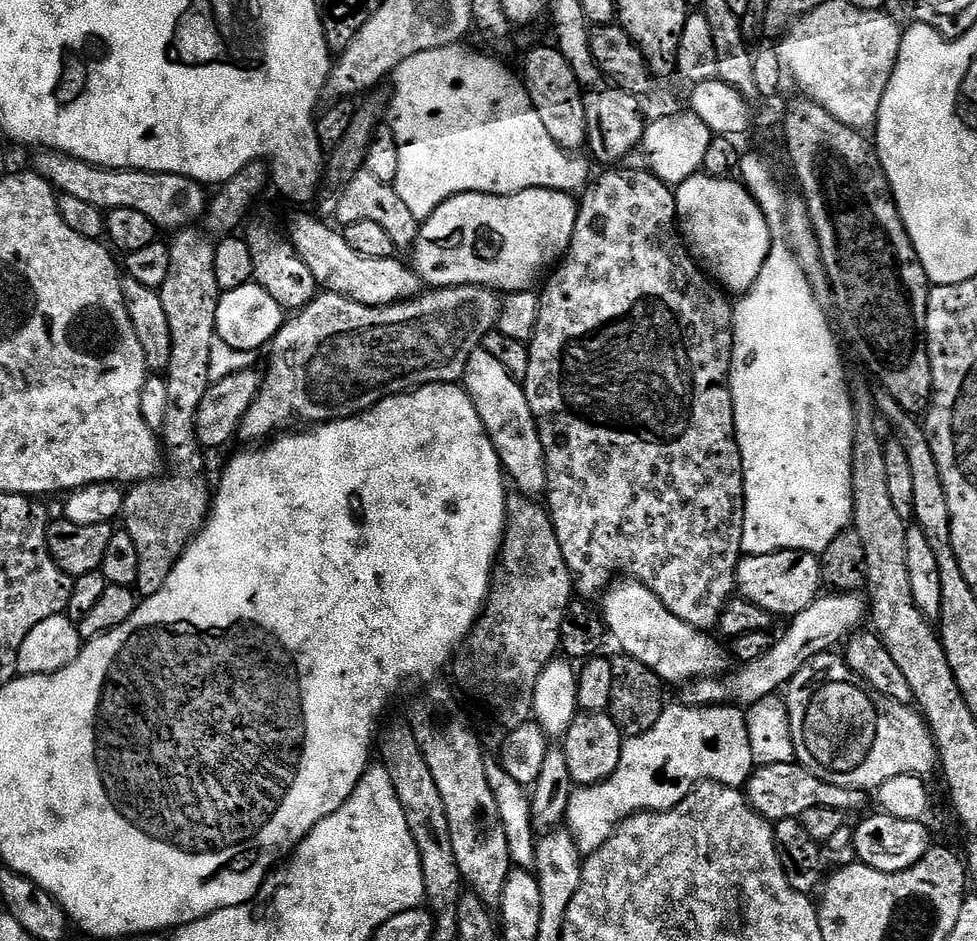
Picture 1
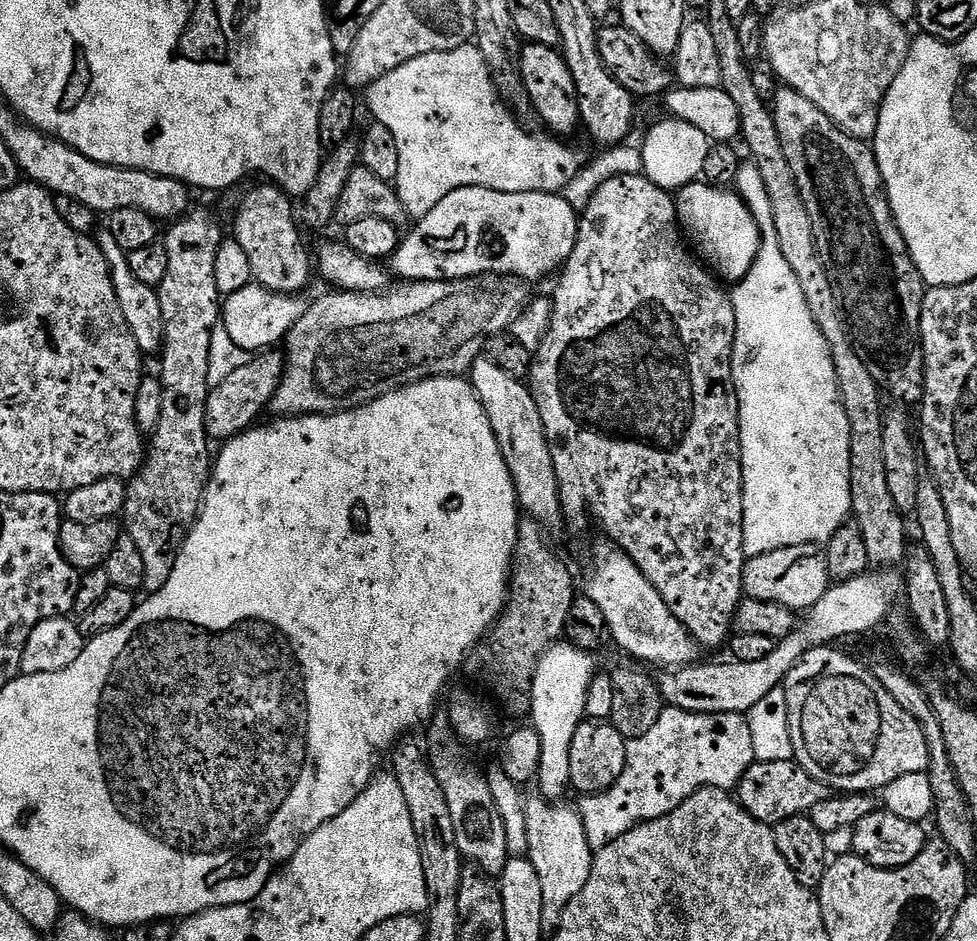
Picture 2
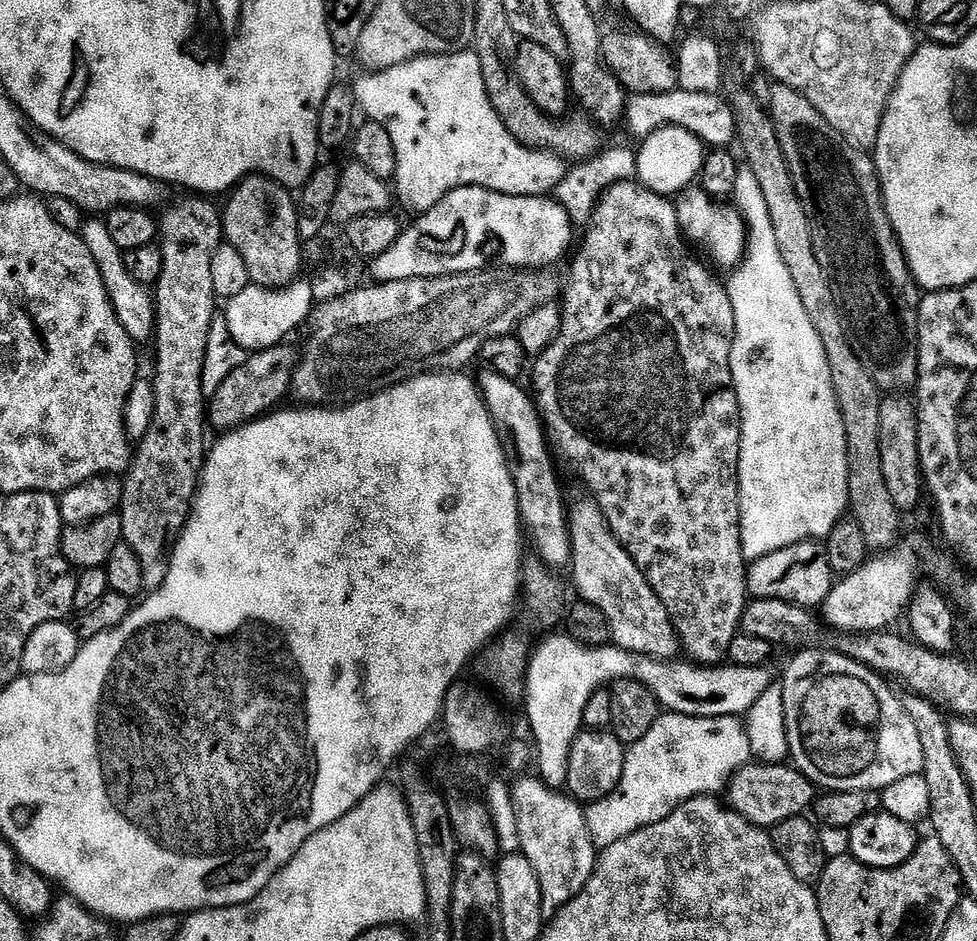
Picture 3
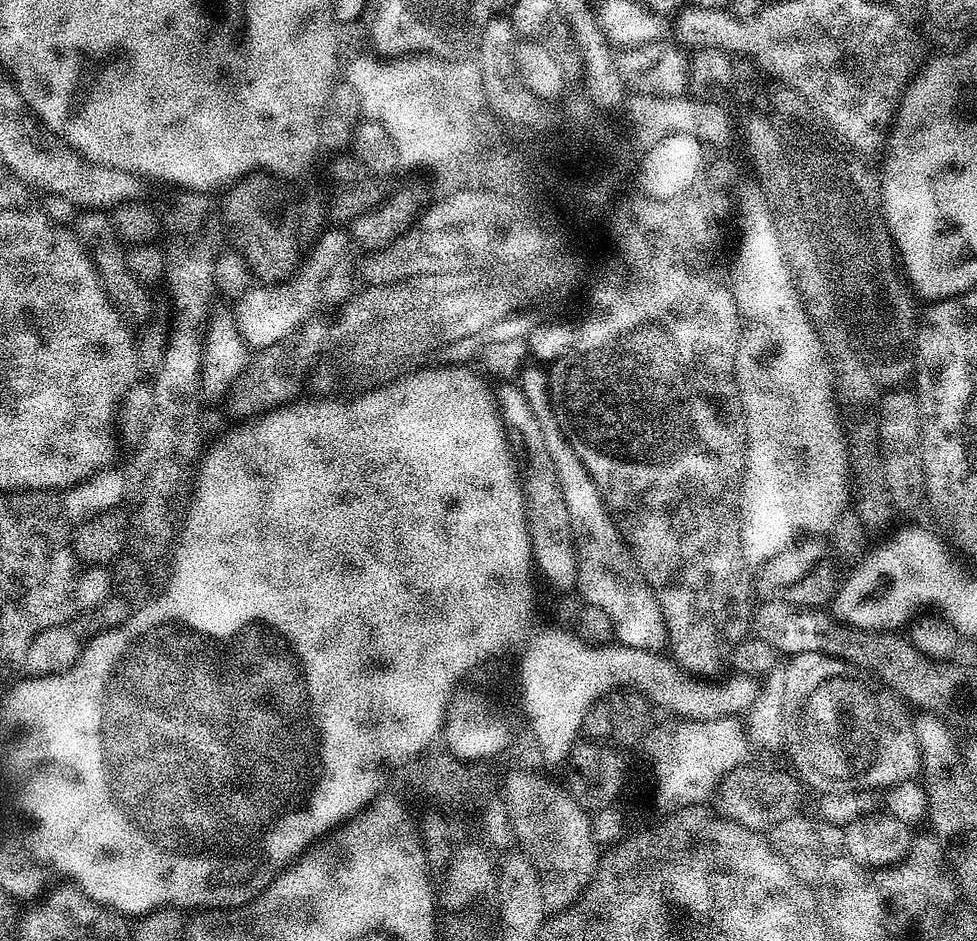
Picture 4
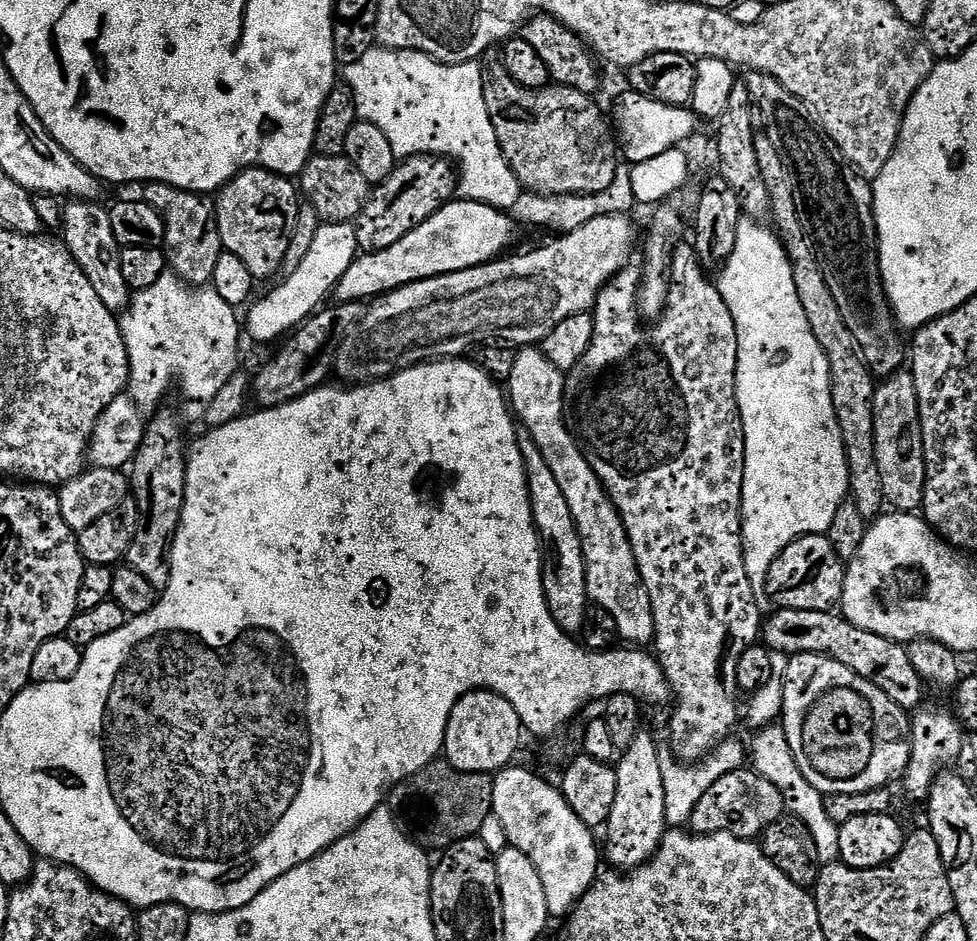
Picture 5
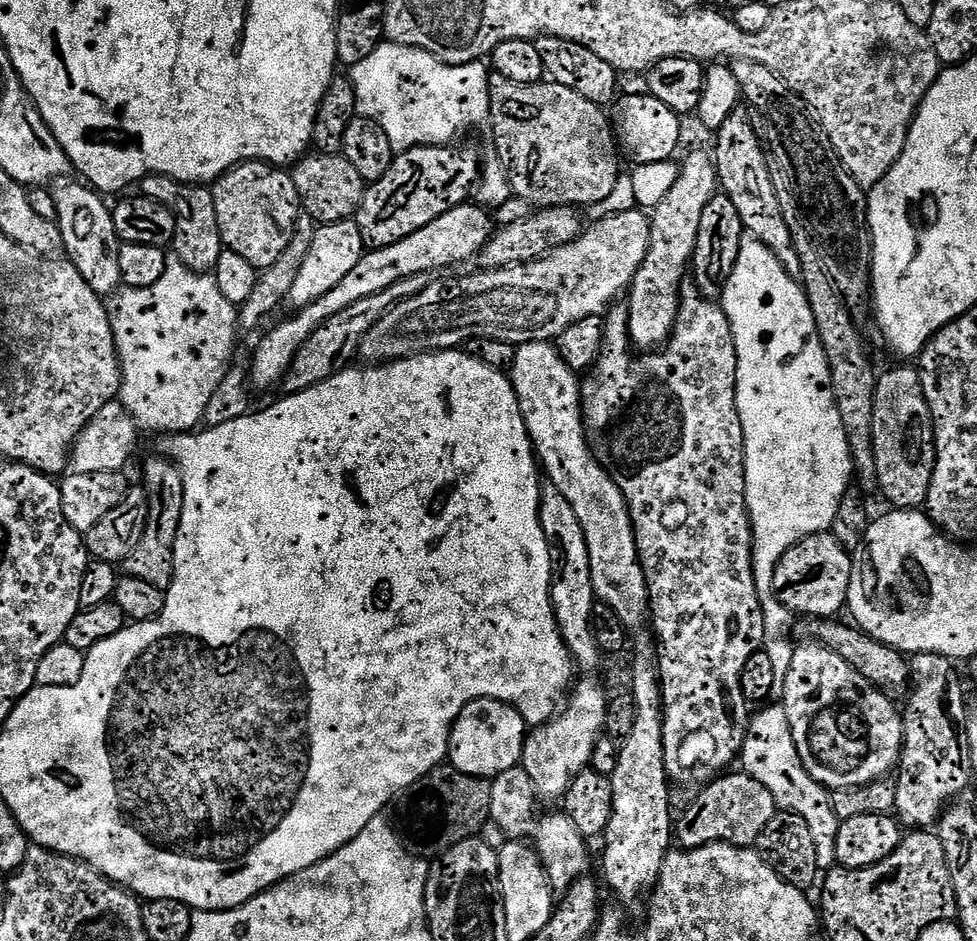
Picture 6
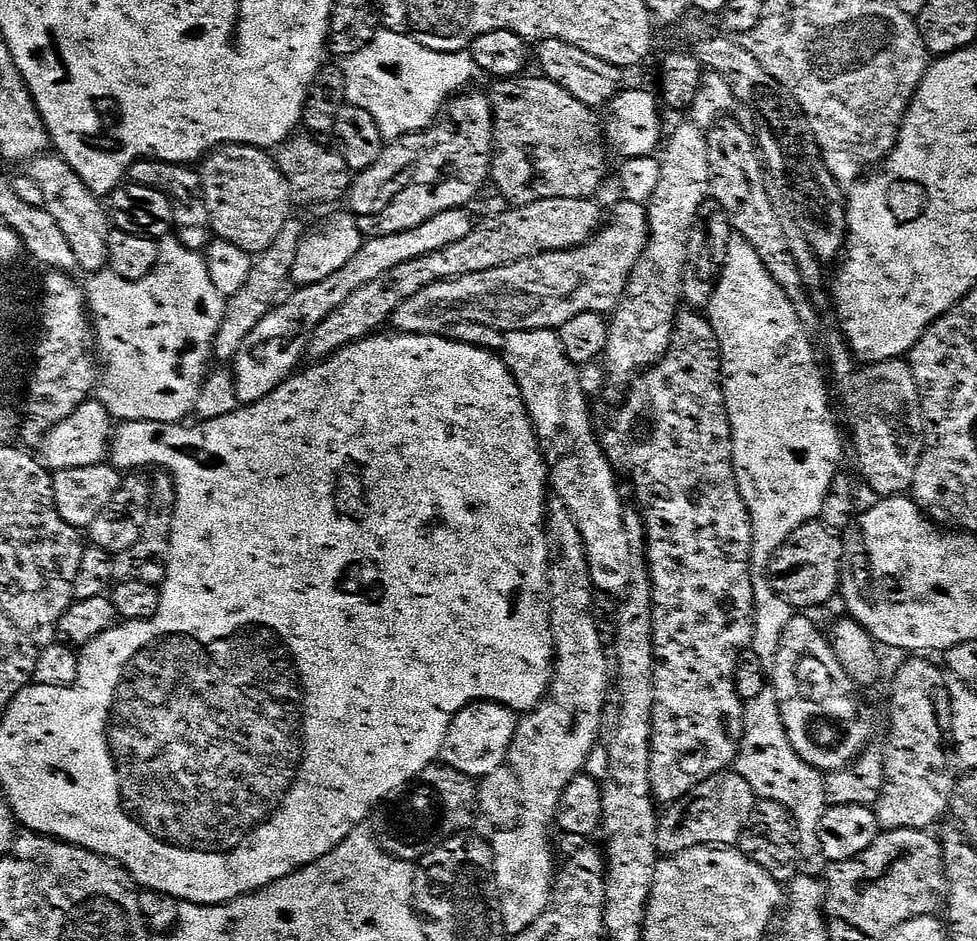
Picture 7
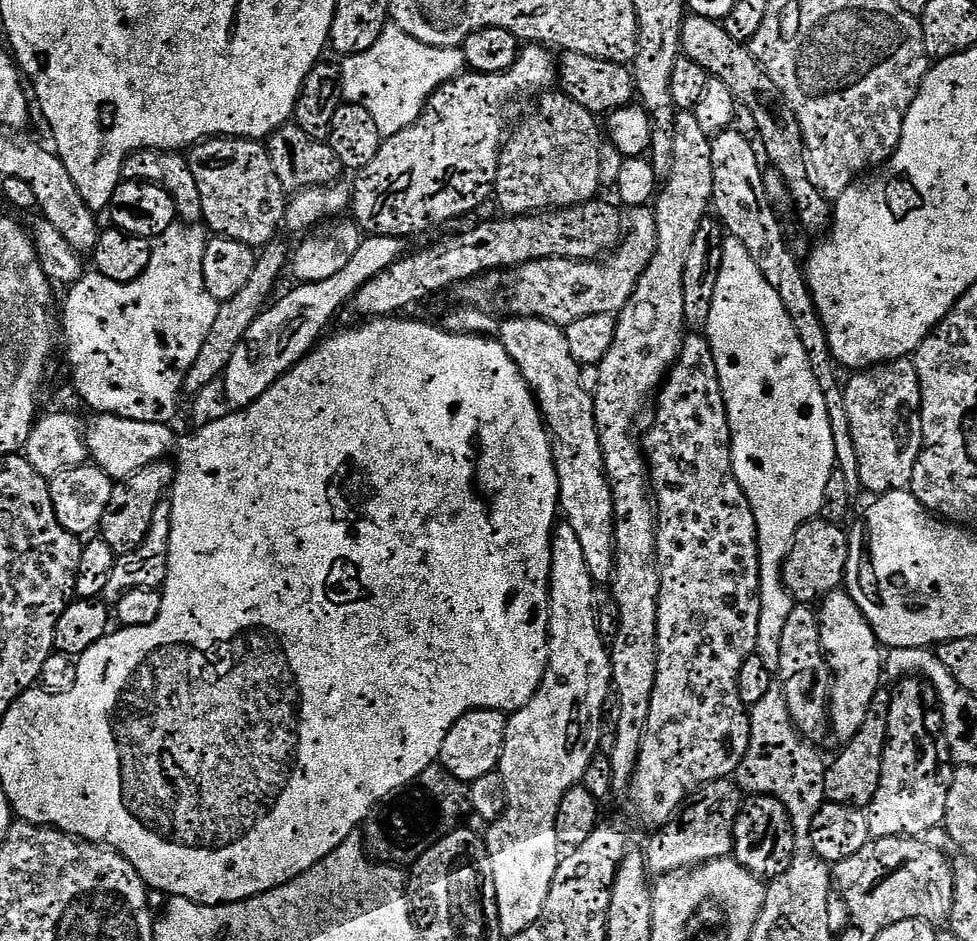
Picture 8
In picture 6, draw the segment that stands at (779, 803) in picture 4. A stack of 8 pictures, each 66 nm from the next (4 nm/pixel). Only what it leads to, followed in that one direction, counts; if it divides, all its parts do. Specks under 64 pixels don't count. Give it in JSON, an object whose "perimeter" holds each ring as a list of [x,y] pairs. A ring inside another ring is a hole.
{"perimeter":[[[740,770],[728,775],[717,775],[715,780],[703,785],[692,805],[681,816],[679,813],[674,824],[674,840],[680,848],[701,848],[707,844],[736,844],[746,848],[755,845],[770,818],[776,816],[774,794],[762,782]]]}

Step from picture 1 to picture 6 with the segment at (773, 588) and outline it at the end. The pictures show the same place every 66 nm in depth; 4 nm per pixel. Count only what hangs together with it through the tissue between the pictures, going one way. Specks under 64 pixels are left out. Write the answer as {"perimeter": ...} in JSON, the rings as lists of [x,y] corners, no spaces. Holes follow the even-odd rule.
{"perimeter":[[[831,531],[816,532],[782,554],[774,570],[774,594],[797,617],[839,617],[848,603],[852,562],[849,549],[843,548]]]}

